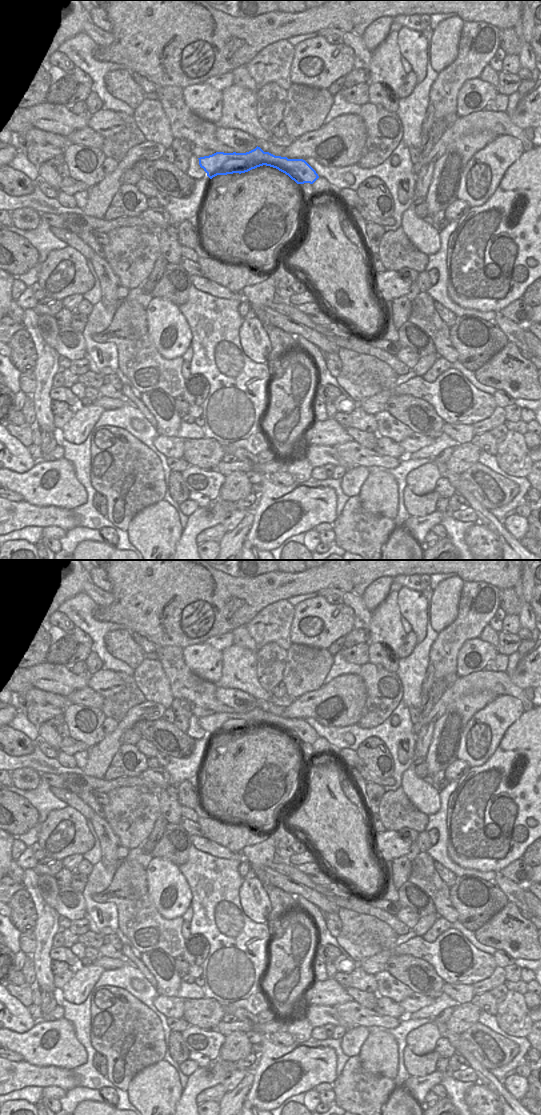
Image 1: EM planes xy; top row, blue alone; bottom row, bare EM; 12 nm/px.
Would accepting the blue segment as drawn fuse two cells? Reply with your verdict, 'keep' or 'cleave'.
cleave

